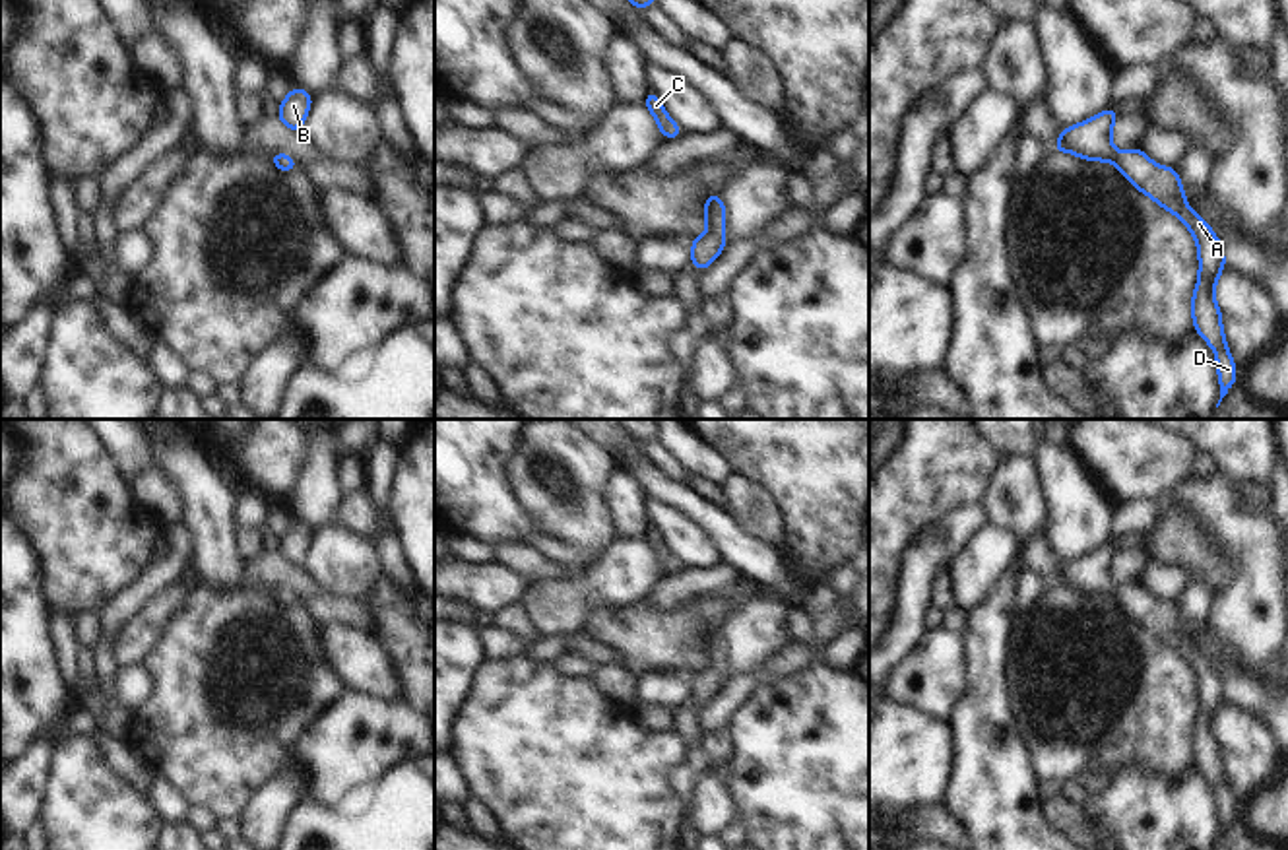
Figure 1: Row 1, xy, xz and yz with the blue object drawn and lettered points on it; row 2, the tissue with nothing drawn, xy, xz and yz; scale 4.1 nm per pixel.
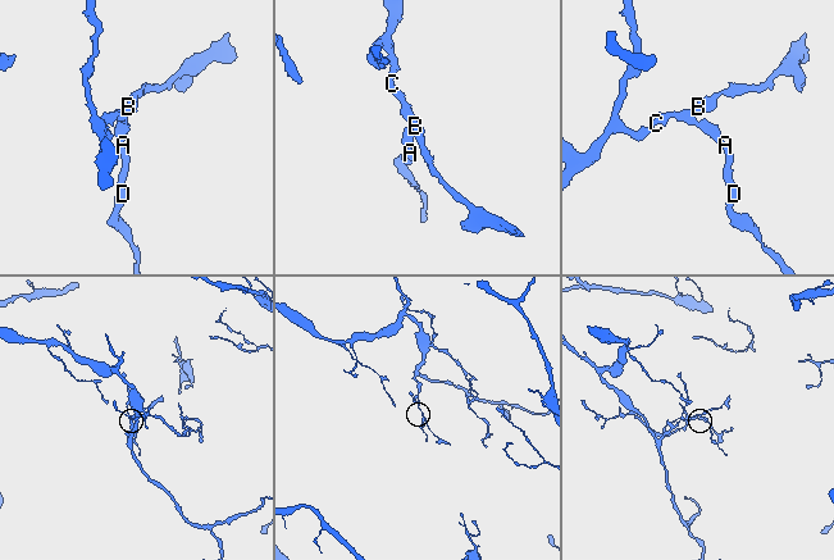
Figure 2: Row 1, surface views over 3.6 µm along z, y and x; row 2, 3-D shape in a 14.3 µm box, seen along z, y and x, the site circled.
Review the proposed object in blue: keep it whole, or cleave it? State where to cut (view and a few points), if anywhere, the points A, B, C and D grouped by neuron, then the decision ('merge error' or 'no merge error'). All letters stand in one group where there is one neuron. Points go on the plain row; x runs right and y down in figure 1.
no cut | A B C D | no merge error

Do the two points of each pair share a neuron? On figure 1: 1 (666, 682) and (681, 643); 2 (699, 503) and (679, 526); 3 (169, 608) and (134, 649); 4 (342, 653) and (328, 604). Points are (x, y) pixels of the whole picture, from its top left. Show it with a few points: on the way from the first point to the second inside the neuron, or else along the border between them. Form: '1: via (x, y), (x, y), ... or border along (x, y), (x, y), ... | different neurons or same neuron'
1: border along (691, 672), (646, 670), (637, 676) | different neurons
2: border along (650, 499), (681, 511), (718, 550) | different neurons
3: via (160, 616), (136, 639) | same neuron
4: border along (319, 625), (344, 623), (371, 635) | different neurons

